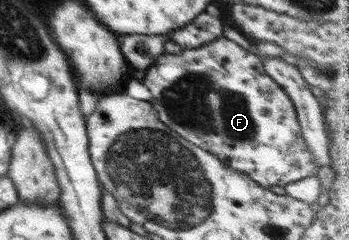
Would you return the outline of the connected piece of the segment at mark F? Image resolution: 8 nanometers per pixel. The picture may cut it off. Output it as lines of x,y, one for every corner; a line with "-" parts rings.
218,38
217,40
212,40
199,48
187,48
181,54
170,55
161,54
155,64
149,67
147,72
140,75
143,84
147,87
147,90
151,93
150,103
152,107
157,111
159,120
168,126
171,130
177,132
181,135
184,142
197,144
199,148
205,148
205,144
211,148
207,152
213,152
217,154
219,160
223,160
225,164
229,164
231,168
239,170
239,172
245,172
249,174
255,182
261,182
261,186
269,188
270,186
285,186
286,184
291,184
297,180
301,180
306,176
311,176
315,174
325,175
322,169
314,161
313,155
309,153
309,148
307,148
306,142
302,137
301,127
297,118
296,108
294,107
293,101
288,97
288,94
283,90
280,84
277,84
264,70
264,64
262,57
258,57
255,52
249,49
243,49
243,47
237,45
234,41
227,38

